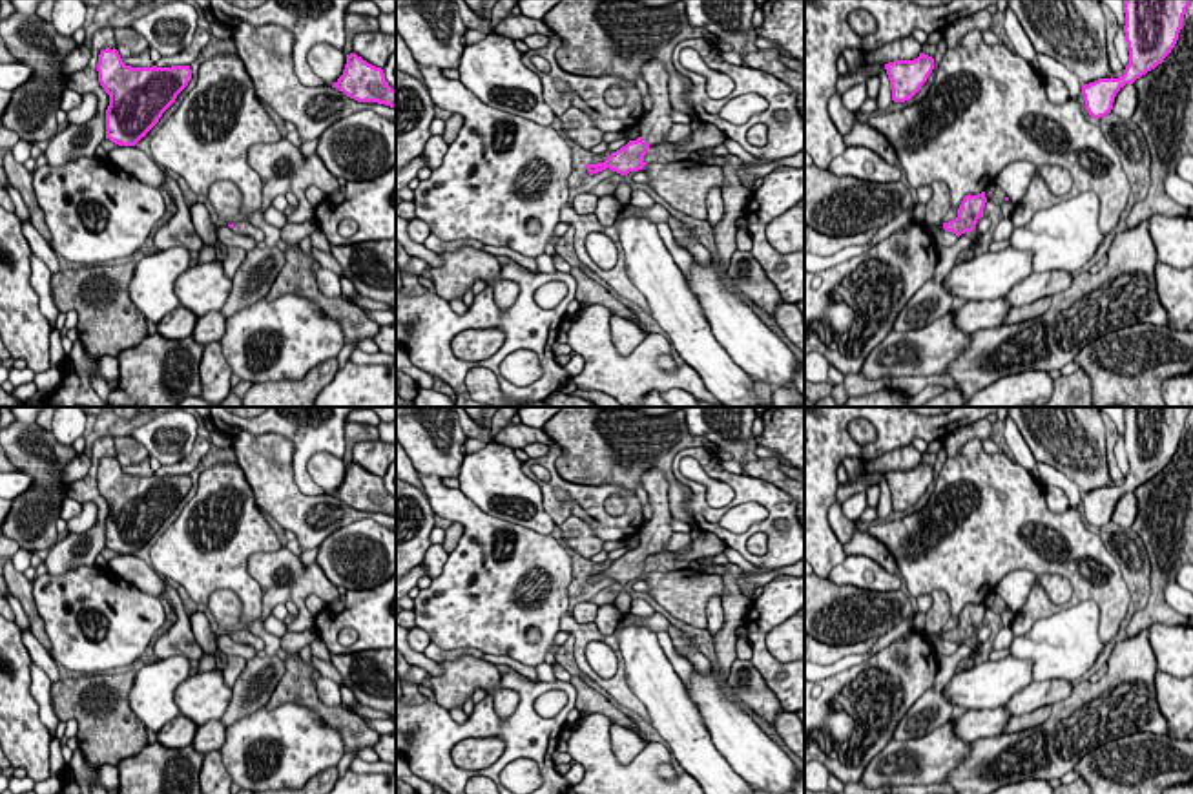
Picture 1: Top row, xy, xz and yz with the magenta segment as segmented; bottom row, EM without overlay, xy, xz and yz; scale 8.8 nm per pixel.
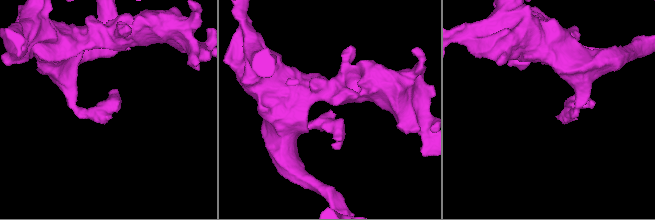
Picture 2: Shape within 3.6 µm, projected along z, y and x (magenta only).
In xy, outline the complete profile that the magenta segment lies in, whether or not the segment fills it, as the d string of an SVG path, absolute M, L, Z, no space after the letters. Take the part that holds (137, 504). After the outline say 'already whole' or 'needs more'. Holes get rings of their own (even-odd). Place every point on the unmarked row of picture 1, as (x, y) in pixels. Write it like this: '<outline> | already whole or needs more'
M113 456L99 464L99 491L109 504L106 548L135 555L192 489L190 475L131 476Z | already whole

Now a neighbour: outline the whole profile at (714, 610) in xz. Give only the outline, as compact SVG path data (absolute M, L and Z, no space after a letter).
M721 597L710 599L710 602L706 606L706 619L708 619L706 630L710 633L717 633L724 622L724 610L722 610L722 599Z

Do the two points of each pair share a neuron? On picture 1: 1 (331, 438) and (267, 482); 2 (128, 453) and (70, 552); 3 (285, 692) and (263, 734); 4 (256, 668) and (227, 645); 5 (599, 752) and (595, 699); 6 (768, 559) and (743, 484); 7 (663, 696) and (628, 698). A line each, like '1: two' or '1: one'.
1: two
2: two
3: two
4: two
5: two
6: one
7: two

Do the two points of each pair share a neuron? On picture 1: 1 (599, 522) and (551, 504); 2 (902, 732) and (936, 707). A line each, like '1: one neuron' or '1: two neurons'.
1: one neuron
2: one neuron

